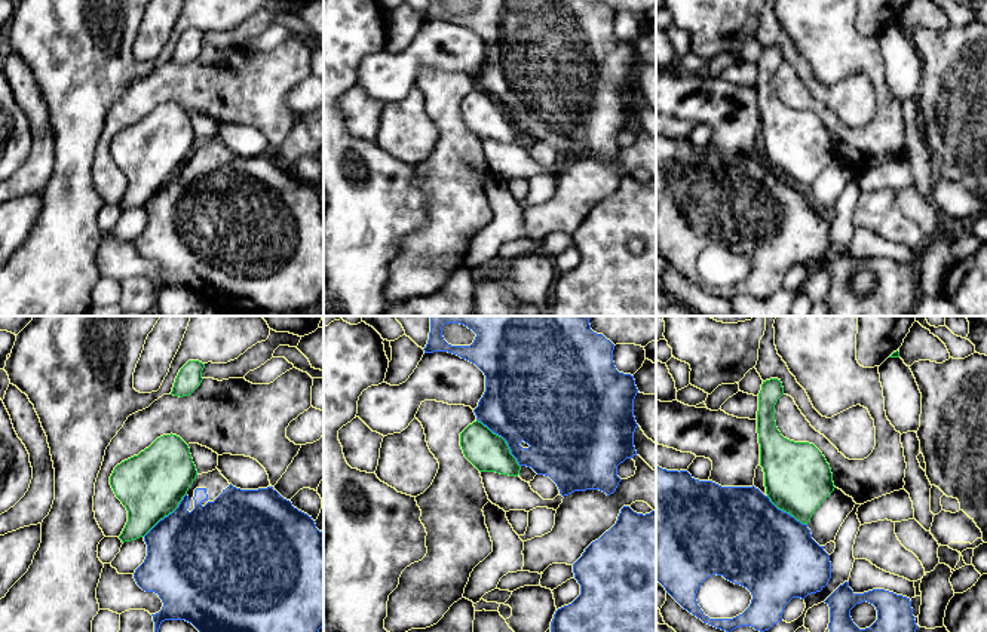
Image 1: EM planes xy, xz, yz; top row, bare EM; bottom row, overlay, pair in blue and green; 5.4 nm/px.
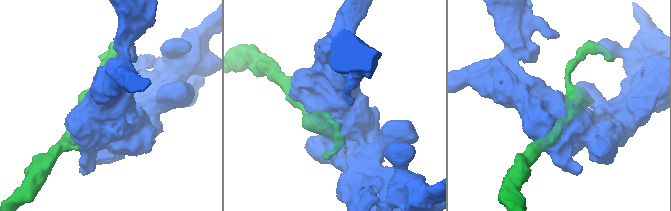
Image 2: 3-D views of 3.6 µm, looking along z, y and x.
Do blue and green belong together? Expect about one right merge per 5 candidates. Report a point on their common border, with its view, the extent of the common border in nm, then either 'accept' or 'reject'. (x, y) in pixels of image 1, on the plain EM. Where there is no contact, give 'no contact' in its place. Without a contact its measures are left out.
xz (503, 106) | 360 nm | reject

